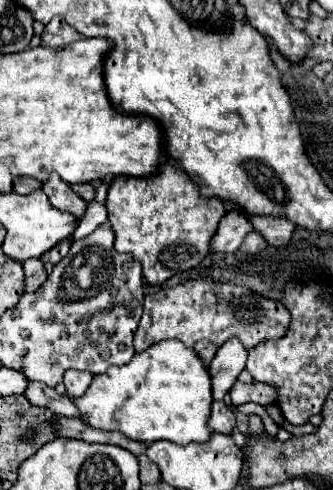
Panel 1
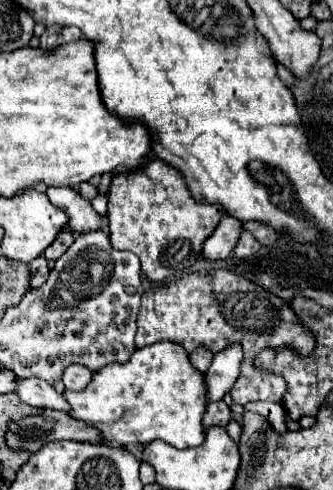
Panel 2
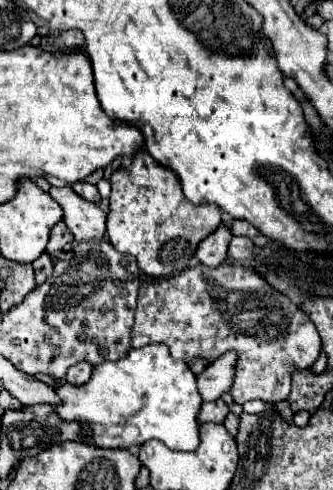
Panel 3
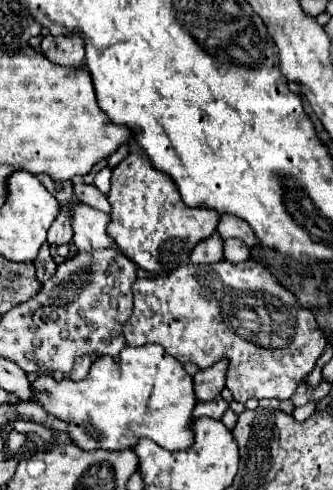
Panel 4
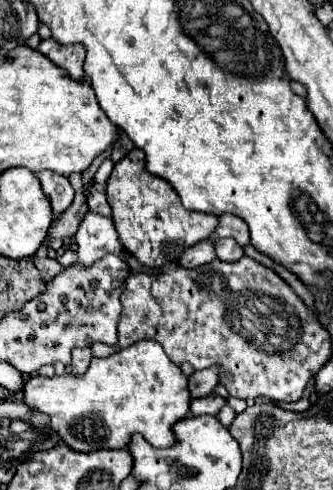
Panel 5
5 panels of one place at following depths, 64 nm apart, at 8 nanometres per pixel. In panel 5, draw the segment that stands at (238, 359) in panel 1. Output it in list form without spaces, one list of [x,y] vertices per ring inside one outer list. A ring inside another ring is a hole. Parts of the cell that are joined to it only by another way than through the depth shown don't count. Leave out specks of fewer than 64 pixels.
[[[218,368],[198,370],[190,376],[190,394],[192,398],[204,398],[214,394],[214,388],[218,386]]]

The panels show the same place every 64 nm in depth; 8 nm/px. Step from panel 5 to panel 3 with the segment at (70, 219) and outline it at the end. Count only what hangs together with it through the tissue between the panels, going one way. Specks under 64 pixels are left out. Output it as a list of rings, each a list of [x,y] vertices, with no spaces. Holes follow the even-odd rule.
[[[56,224],[56,228],[52,228],[52,236],[50,236],[50,242],[48,242],[48,256],[50,258],[60,258],[64,254],[64,250],[68,248],[68,244],[74,242],[74,236],[72,232],[68,230],[66,224]]]

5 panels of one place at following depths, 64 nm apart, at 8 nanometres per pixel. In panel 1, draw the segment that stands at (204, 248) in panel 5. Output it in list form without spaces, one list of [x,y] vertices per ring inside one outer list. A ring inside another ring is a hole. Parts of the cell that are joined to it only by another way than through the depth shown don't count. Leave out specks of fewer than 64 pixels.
[[[230,210],[218,226],[218,232],[212,240],[212,250],[216,252],[236,252],[240,248],[240,244],[244,242],[244,236],[248,236],[248,232],[252,232],[252,224],[250,218],[236,210]]]

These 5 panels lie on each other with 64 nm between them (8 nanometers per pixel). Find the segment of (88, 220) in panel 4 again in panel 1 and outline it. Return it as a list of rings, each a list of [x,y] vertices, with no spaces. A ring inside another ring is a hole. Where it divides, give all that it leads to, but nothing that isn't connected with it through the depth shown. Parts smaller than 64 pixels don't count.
[[[50,176],[50,178],[42,184],[42,190],[44,190],[44,194],[48,196],[48,200],[50,200],[52,206],[72,212],[78,220],[84,216],[86,202],[84,202],[76,192],[72,192],[70,186],[64,184],[58,176]]]

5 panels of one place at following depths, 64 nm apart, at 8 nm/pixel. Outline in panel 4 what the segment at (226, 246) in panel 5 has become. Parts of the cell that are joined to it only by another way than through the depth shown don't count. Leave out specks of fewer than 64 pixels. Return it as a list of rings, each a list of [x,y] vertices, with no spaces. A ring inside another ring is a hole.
[[[228,238],[224,242],[224,260],[228,260],[228,262],[244,262],[248,258],[250,258],[250,248],[244,242],[240,242],[236,238]]]

